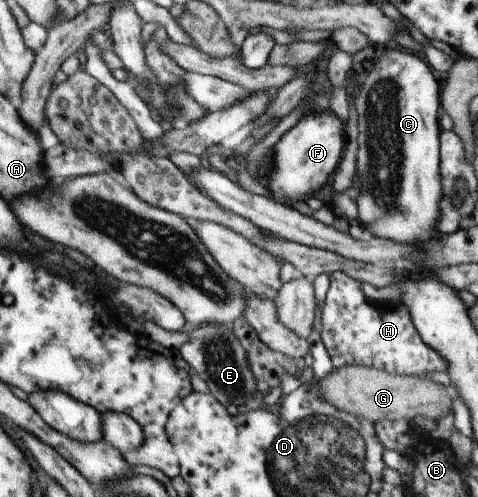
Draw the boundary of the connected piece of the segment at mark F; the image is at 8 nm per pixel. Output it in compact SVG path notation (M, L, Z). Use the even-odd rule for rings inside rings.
M329 108L300 118L297 124L272 146L276 156L267 187L270 191L269 196L289 206L296 202L305 202L314 192L330 184L340 161L344 159L345 128L342 120L339 121L338 116Z

